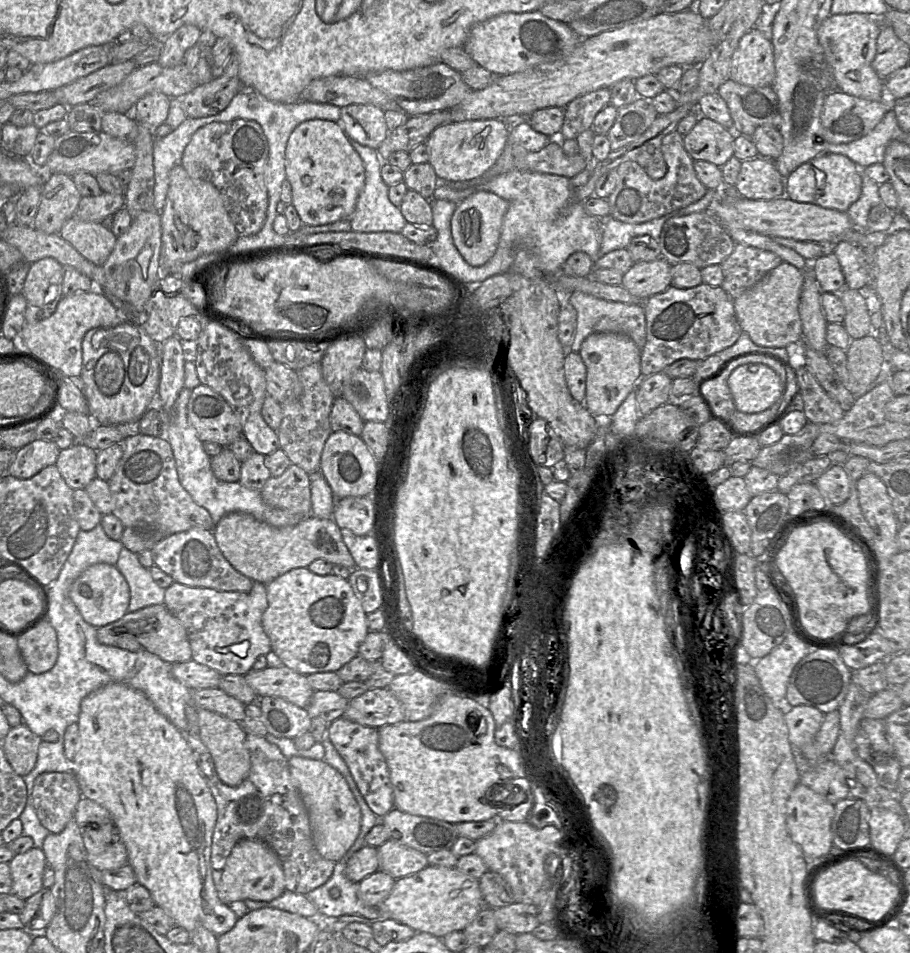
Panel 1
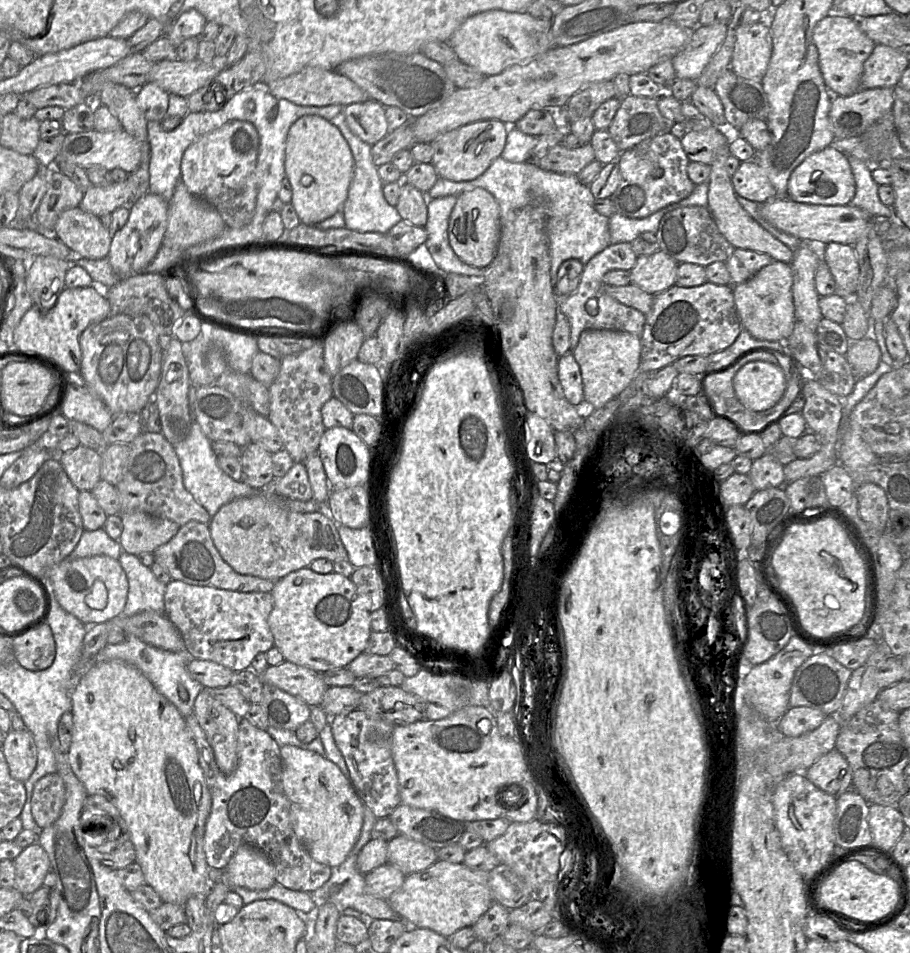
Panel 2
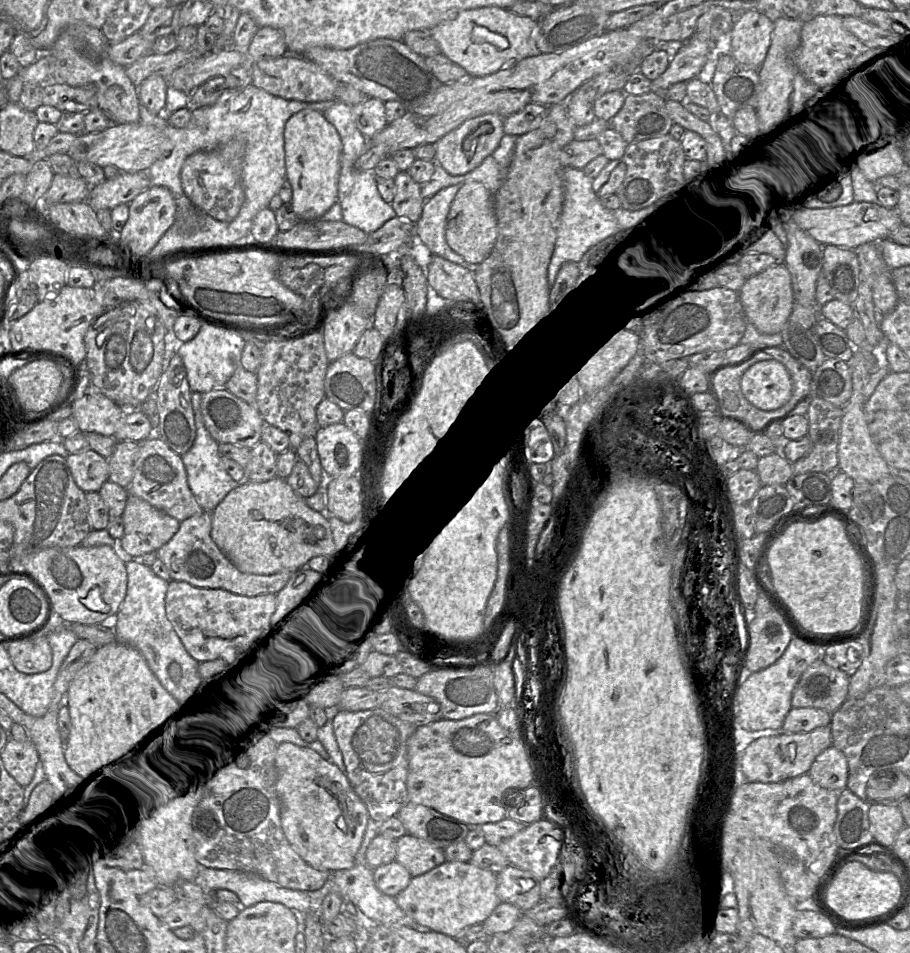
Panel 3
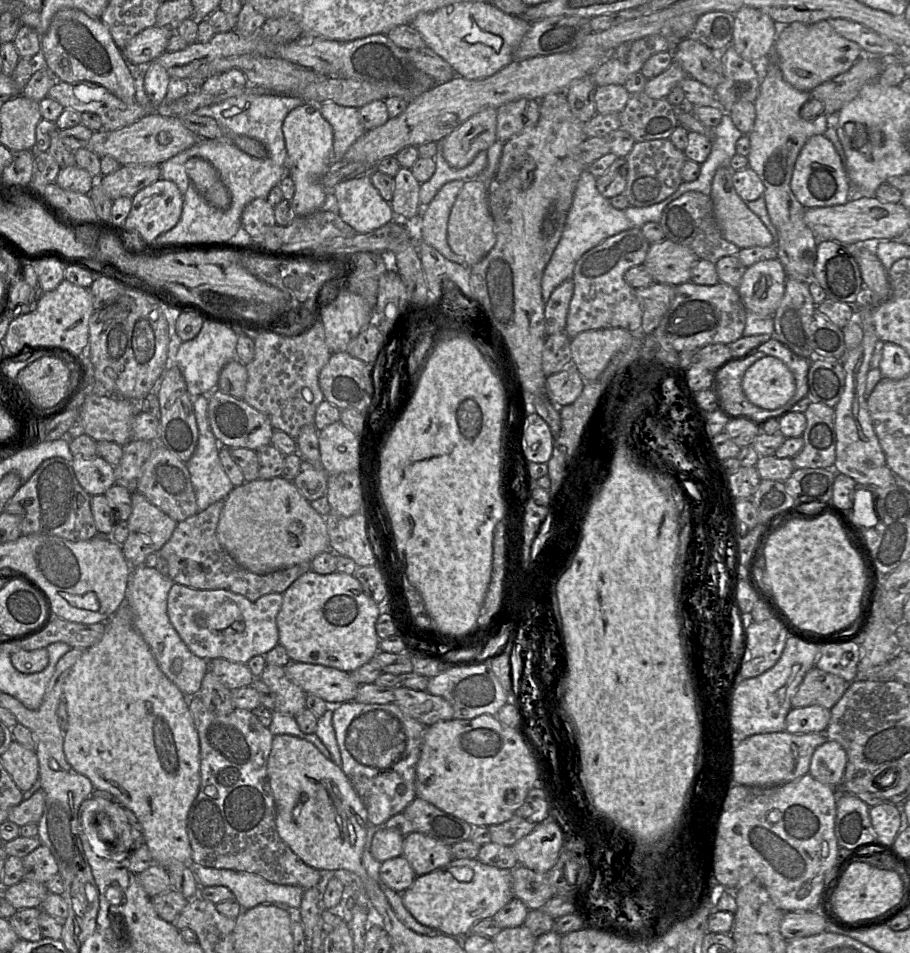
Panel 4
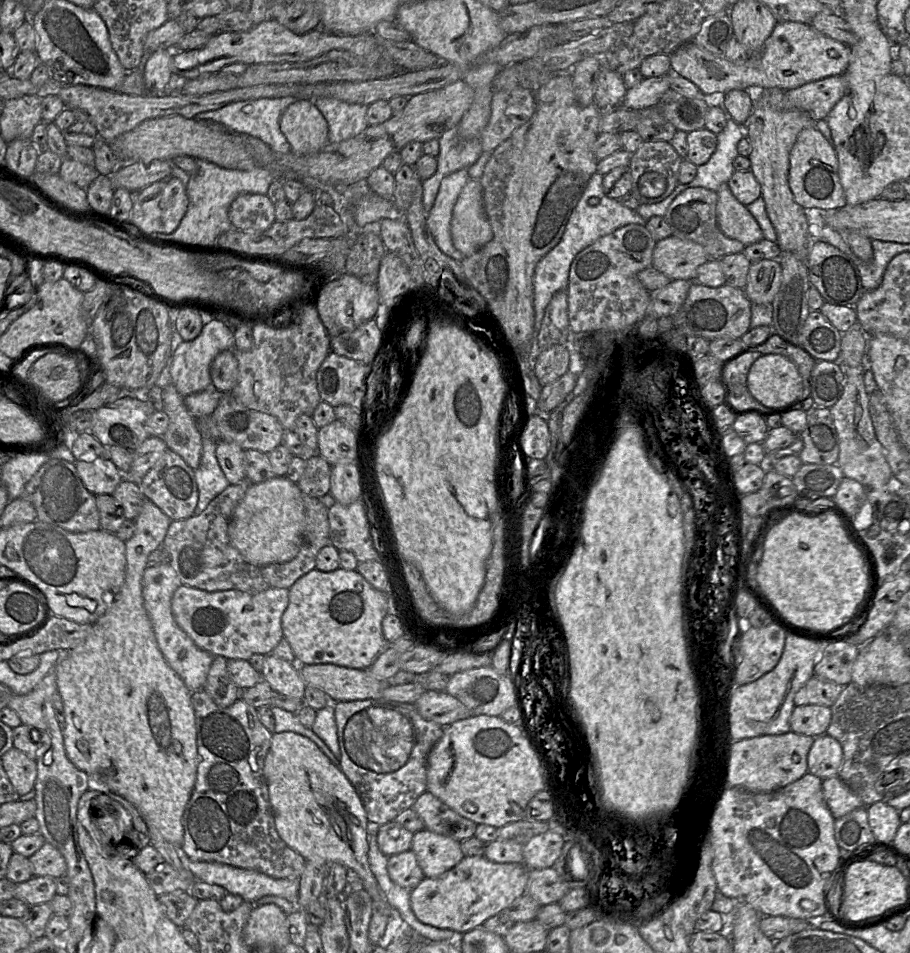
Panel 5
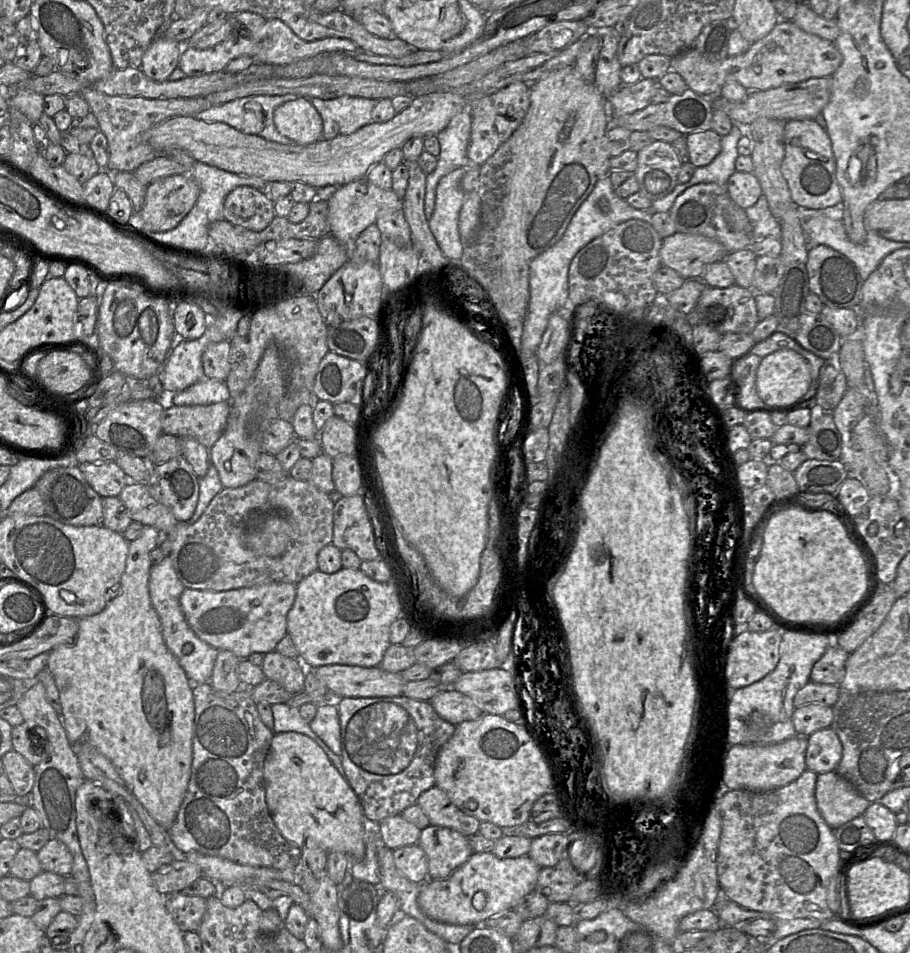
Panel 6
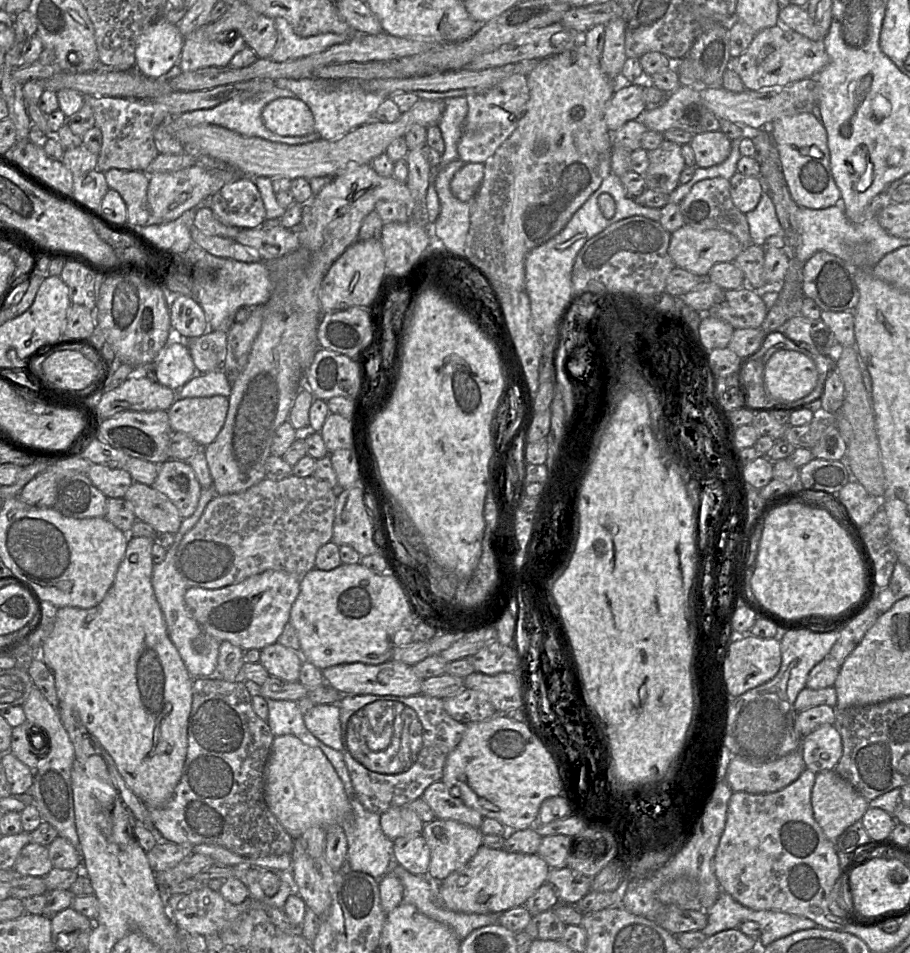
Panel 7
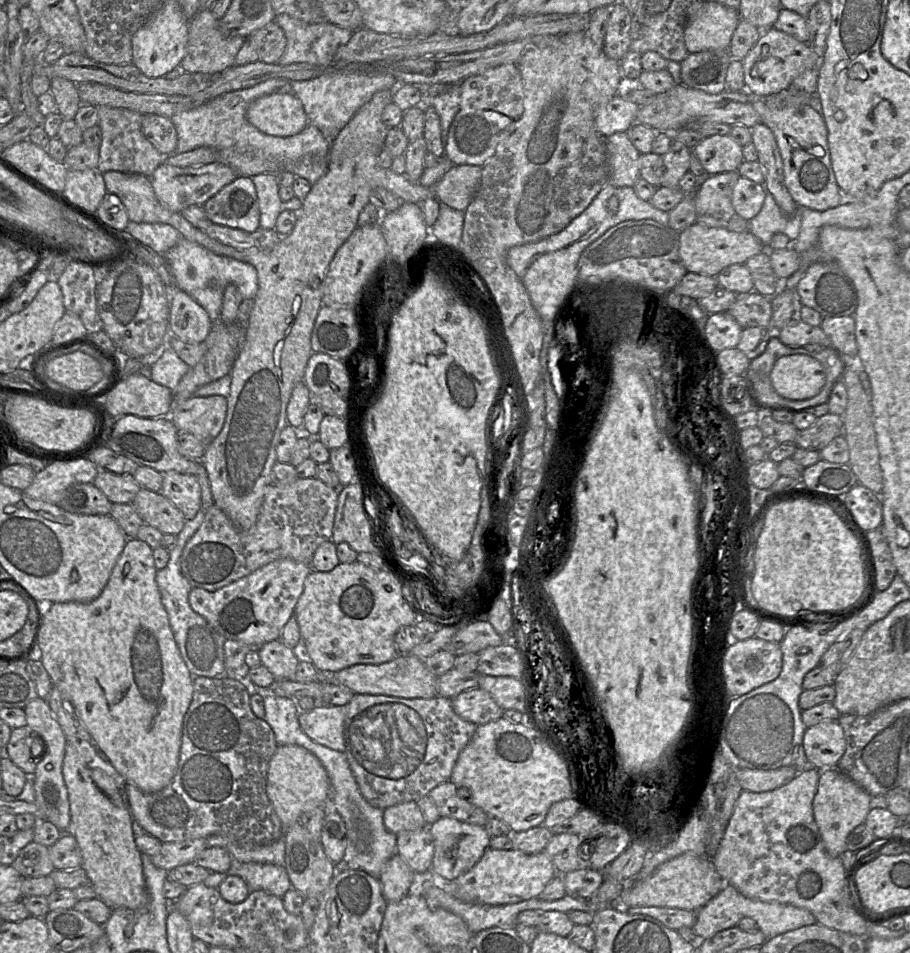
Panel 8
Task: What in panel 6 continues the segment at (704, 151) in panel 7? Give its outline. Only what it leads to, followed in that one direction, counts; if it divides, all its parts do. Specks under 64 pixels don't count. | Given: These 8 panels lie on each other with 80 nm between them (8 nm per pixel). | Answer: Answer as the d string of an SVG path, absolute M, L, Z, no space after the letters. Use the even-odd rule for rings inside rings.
M713 130L686 135L690 162L696 168L710 164L721 151L721 138Z

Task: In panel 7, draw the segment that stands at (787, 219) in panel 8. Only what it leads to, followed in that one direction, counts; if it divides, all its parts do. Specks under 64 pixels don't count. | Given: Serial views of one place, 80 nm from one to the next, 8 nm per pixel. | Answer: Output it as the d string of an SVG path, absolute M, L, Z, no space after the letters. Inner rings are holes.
M764 191L756 208L745 214L753 244L762 246L770 236L784 238L785 232L776 215L775 206Z

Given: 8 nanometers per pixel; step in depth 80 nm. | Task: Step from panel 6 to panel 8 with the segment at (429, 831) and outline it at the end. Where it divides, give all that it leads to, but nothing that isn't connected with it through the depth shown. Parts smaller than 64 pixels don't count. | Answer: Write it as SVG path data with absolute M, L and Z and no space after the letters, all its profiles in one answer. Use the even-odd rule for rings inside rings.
M440 817L428 826L433 838L434 855L431 870L443 881L453 881L469 871L490 847L491 836L482 826L469 824L450 817Z

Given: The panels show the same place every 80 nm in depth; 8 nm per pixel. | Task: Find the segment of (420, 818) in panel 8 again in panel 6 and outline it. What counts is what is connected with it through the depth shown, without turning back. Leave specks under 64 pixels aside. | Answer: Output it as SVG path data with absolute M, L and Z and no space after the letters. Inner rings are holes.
M400 814L379 822L380 838L391 850L417 844L421 830Z

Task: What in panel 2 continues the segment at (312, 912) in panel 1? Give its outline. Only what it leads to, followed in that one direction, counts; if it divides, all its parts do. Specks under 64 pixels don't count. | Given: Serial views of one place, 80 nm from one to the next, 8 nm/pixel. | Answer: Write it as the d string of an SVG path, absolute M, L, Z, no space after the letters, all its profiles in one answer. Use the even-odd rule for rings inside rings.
M275 883L266 890L249 890L243 887L235 887L233 891L242 898L244 904L250 904L257 900L277 900L293 908L300 917L304 917L315 908L308 892L290 890L279 883Z

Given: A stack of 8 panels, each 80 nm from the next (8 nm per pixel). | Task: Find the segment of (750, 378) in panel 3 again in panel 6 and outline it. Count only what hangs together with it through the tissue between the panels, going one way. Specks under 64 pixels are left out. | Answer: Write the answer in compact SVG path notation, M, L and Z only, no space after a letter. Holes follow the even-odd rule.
M779 350L761 360L756 391L768 407L783 406L801 399L809 389L808 362L792 350Z

